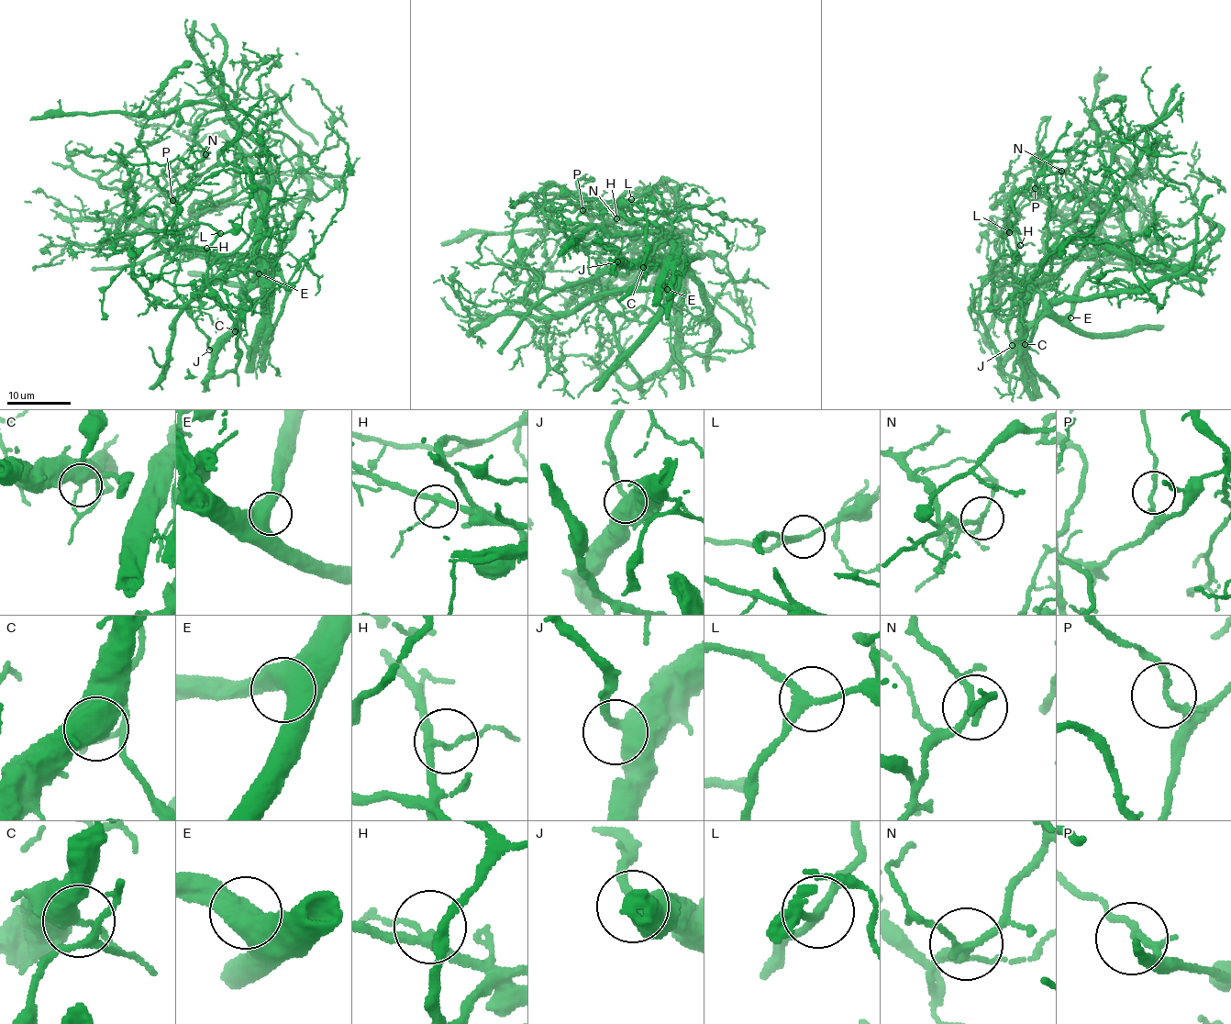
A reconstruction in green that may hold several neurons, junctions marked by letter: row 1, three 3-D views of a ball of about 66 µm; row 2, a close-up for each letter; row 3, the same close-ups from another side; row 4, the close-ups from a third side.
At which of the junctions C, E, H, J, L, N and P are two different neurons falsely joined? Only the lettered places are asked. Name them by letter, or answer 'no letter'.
C, P

